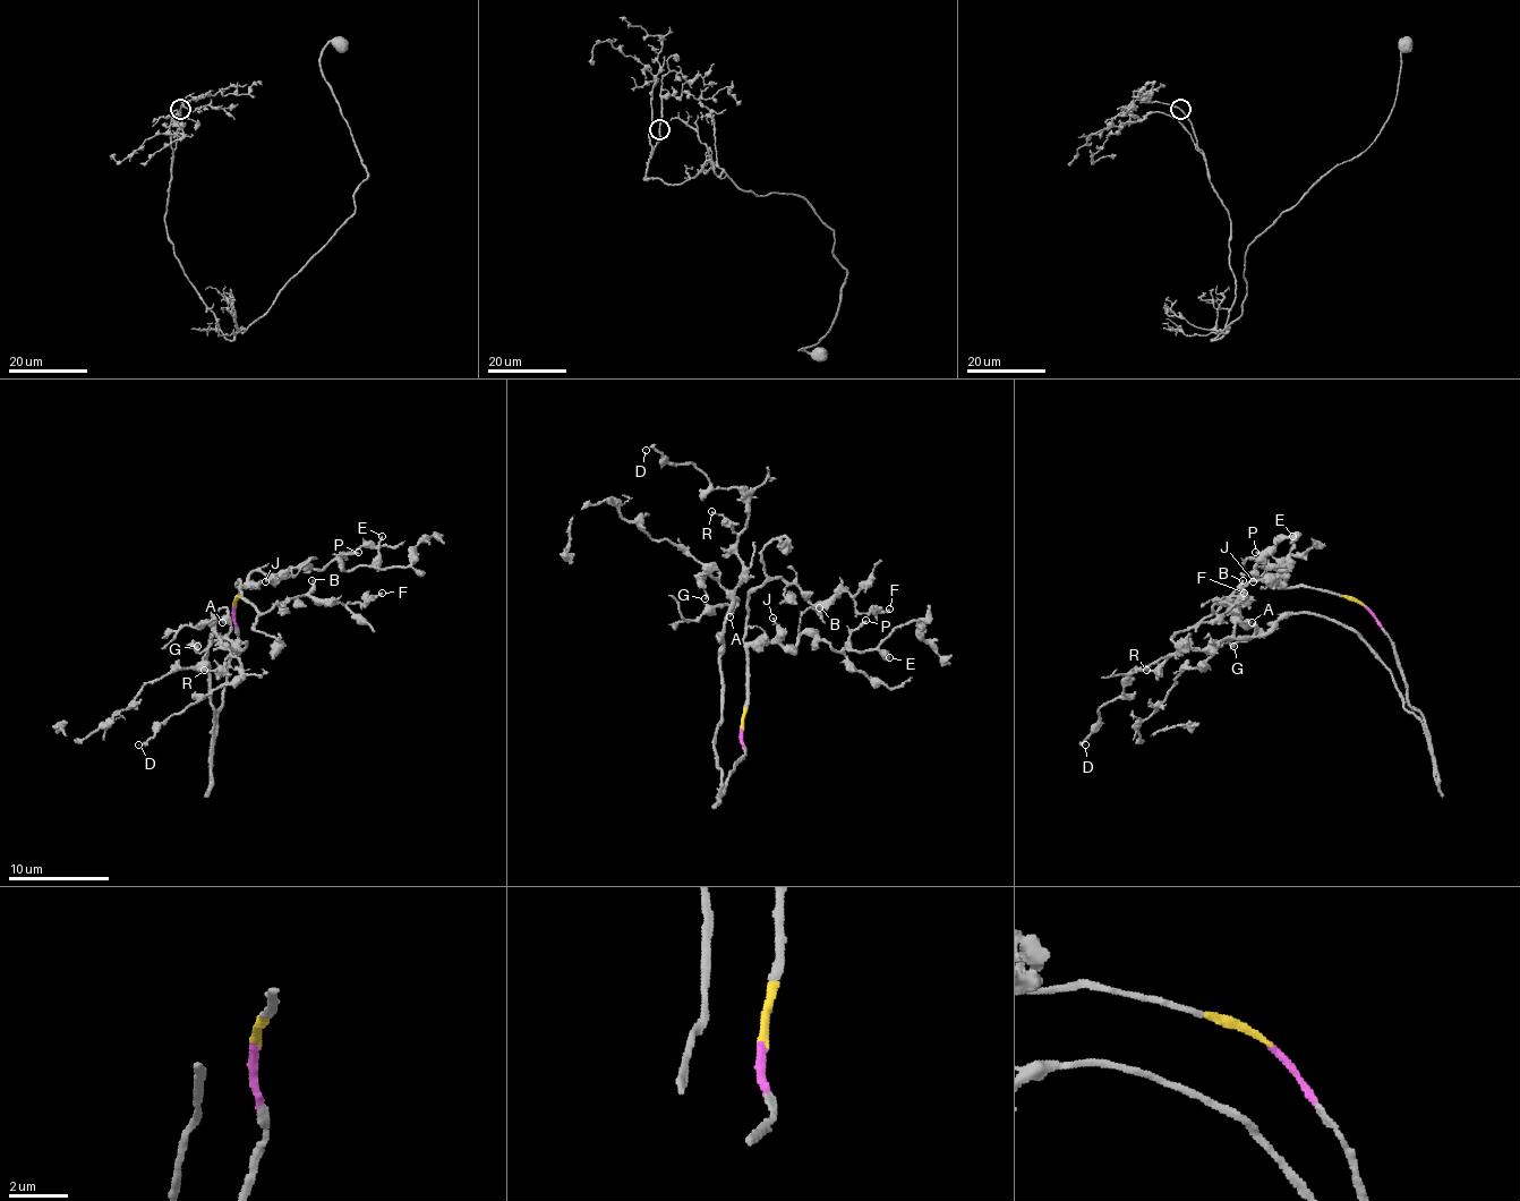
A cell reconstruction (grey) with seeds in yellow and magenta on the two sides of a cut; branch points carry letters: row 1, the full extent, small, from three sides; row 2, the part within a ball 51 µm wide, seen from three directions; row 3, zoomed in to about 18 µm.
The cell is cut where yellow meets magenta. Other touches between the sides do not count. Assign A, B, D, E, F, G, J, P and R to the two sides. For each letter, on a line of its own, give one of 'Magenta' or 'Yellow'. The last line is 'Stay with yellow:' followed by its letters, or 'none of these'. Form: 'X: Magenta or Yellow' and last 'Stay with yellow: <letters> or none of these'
A: Magenta
B: Yellow
D: Magenta
E: Yellow
F: Yellow
G: Magenta
J: Yellow
P: Yellow
R: Magenta
Stay with yellow: B, E, F, J, P

